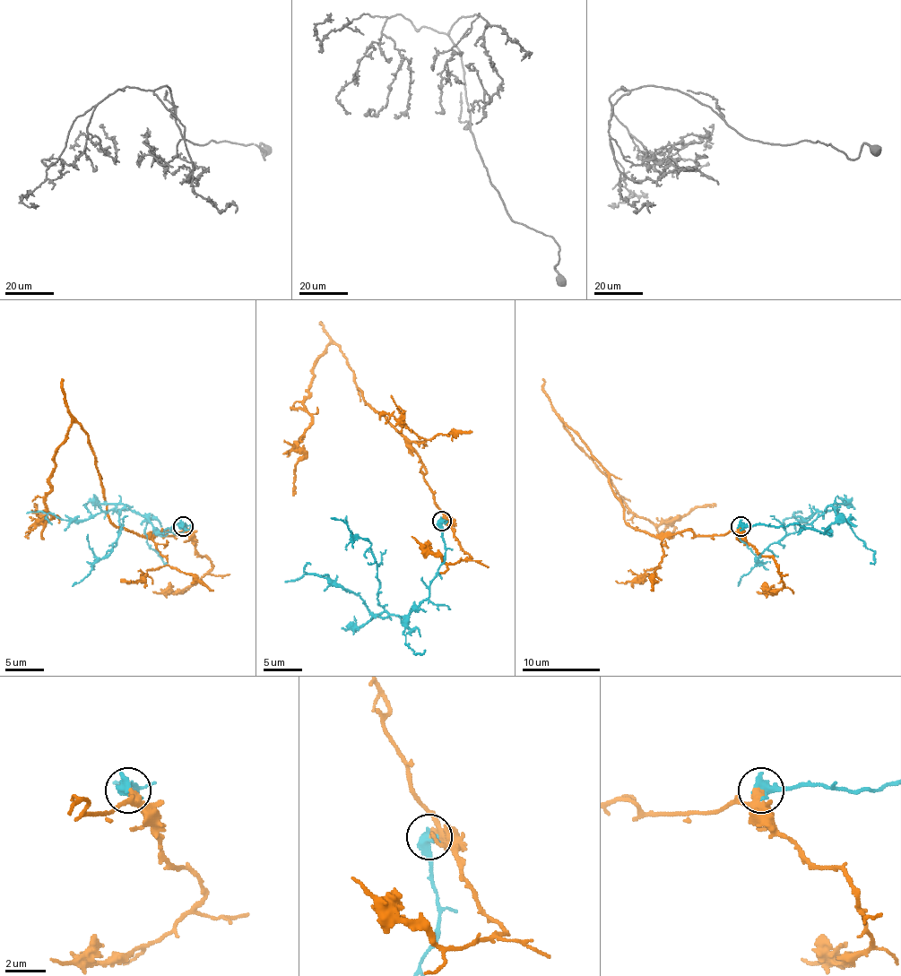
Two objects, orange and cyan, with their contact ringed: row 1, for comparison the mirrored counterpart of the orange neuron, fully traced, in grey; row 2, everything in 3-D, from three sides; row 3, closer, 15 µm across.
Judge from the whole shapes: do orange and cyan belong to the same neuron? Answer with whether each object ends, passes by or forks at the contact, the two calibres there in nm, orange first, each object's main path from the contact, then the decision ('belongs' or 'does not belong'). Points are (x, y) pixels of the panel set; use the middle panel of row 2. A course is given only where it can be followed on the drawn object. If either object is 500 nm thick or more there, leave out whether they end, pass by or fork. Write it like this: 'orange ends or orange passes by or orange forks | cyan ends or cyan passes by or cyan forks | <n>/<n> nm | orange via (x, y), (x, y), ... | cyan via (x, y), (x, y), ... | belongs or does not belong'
260/550 nm | orange via (442, 520), (420, 456), (364, 401), (335, 343), (314, 367), (304, 400), (312, 425), (298, 450), (292, 495) | cyan via (442, 520), (446, 559), (424, 600), (407, 616), (392, 616), (382, 608), (370, 543), (331, 518) | does not belong

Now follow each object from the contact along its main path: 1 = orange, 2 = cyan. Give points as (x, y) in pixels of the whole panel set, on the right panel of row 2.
1: (740, 527), (723, 535), (649, 535), (631, 527), (610, 472), (563, 422), (639, 517), (671, 523), (715, 504)
2: (740, 527), (797, 523), (824, 532), (836, 521), (836, 512), (830, 505), (810, 523), (764, 550), (739, 585)

